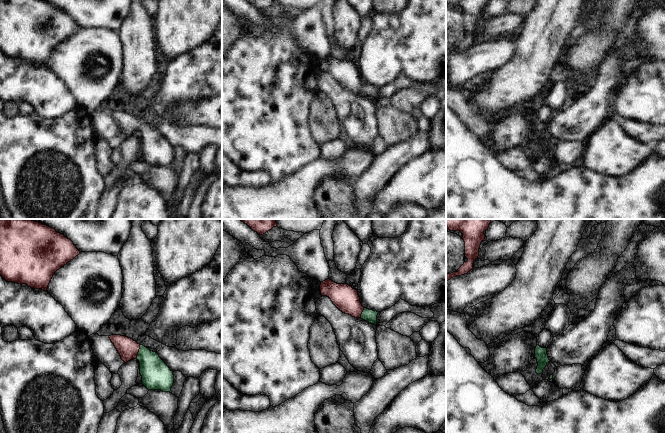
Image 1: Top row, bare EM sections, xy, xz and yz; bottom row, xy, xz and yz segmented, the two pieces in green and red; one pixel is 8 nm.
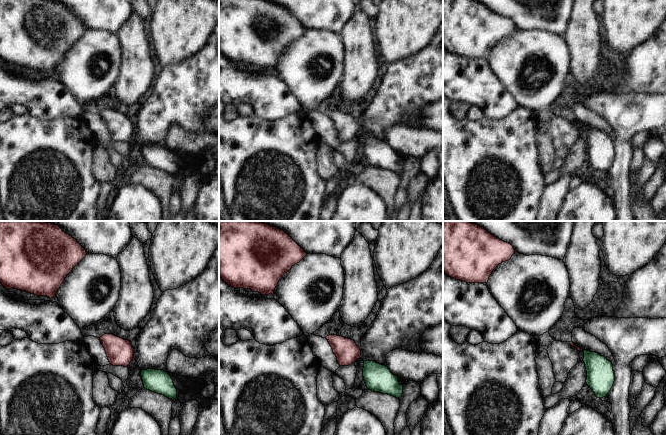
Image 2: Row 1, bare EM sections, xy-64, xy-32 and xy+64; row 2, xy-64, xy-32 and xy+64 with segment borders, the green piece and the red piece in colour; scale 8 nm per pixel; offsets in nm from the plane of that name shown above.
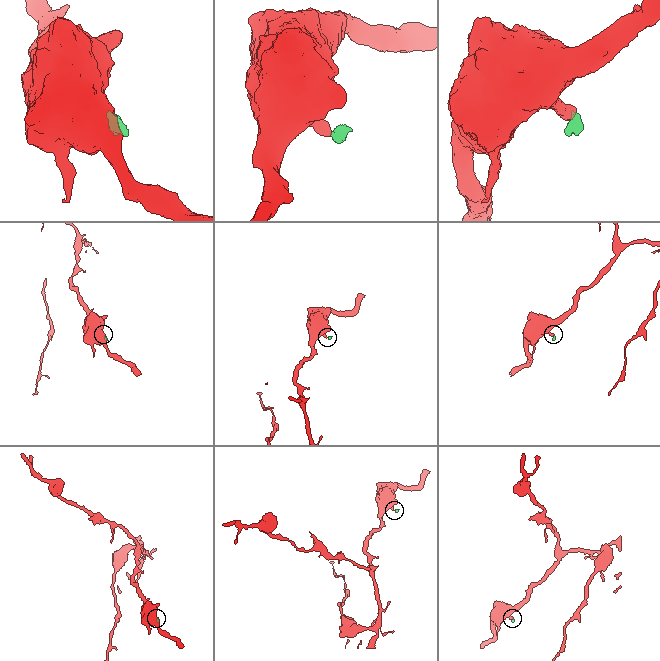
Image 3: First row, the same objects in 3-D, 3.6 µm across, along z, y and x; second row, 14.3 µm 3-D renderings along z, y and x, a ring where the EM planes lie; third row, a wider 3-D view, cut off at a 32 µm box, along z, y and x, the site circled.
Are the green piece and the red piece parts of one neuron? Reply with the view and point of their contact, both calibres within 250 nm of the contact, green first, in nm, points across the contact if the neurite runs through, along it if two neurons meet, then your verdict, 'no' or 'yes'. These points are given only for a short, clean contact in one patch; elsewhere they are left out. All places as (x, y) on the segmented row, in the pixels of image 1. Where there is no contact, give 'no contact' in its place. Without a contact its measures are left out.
contact xy (138, 352); calibres 240 and 160 nm; way xy (156, 375), (152, 366), (138, 352), (128, 349); yes

